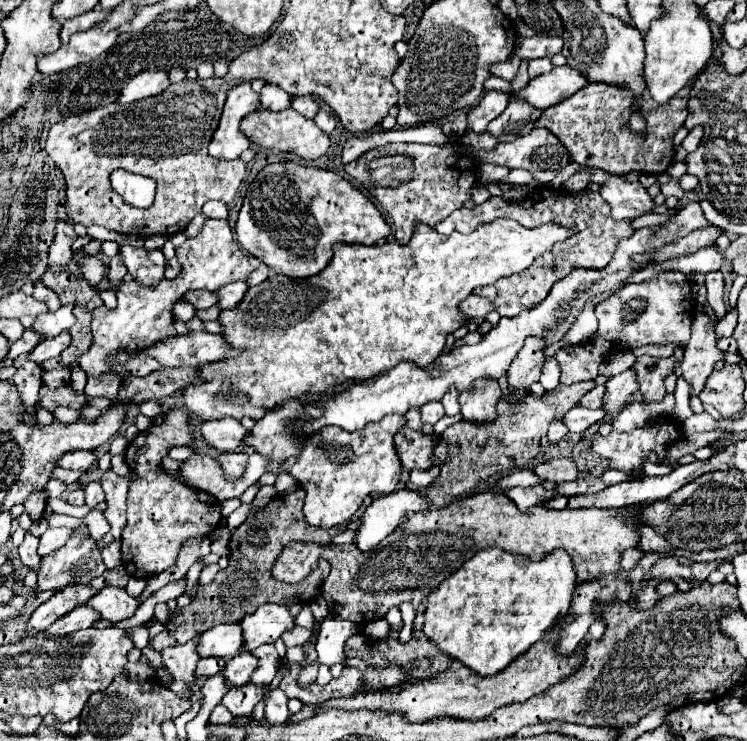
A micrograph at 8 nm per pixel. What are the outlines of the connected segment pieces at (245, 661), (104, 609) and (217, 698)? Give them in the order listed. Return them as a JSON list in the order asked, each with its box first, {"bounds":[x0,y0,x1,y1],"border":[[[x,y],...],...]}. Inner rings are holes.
[{"bounds":[220,651,258,687],"border":[[[242,651],[236,657],[228,659],[228,663],[220,671],[220,675],[226,683],[238,687],[238,685],[244,685],[250,681],[250,673],[256,669],[256,665],[258,665],[258,659],[252,657],[248,651]]]},{"bounds":[86,587,138,623],"border":[[[104,587],[86,605],[94,607],[102,615],[102,619],[106,619],[110,623],[118,623],[118,621],[130,619],[136,613],[136,609],[138,609],[136,599],[132,599],[120,587]]]},{"bounds":[202,675,228,711],"border":[[[212,675],[206,683],[204,683],[204,687],[202,687],[202,695],[204,695],[204,709],[206,711],[212,711],[220,701],[222,701],[222,697],[228,693],[228,689],[226,689],[226,685],[224,685],[224,681],[220,679],[220,675]]]}]

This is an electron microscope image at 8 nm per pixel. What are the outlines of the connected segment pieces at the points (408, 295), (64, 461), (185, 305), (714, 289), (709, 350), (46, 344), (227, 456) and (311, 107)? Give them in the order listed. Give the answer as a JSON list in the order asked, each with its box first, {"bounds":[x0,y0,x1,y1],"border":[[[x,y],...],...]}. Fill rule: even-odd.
[{"bounds":[184,219,576,421],"border":[[[494,219],[478,225],[468,235],[440,235],[424,223],[416,223],[412,239],[406,245],[396,241],[370,247],[336,243],[330,265],[318,275],[306,279],[270,275],[264,283],[248,289],[240,307],[220,313],[228,341],[244,351],[238,357],[218,361],[210,369],[206,383],[184,389],[184,405],[204,421],[222,417],[260,419],[274,405],[290,397],[300,397],[308,391],[326,391],[348,379],[374,377],[402,361],[414,361],[426,367],[442,353],[446,337],[468,323],[468,317],[460,313],[460,303],[476,287],[490,285],[512,273],[522,273],[538,255],[550,251],[554,243],[568,239],[572,233],[576,231],[558,223],[526,229],[510,219]]]},{"bounds":[60,451,96,471],"border":[[[70,451],[60,459],[60,467],[64,469],[78,469],[78,471],[86,471],[92,463],[96,461],[96,451]]]},{"bounds":[174,301,196,321],"border":[[[178,301],[174,307],[176,319],[182,319],[182,321],[190,321],[194,317],[194,313],[196,313],[196,309],[188,301]]]},{"bounds":[706,271,726,317],"border":[[[712,271],[706,273],[706,289],[708,289],[708,305],[714,309],[716,317],[724,317],[726,315],[726,305],[722,301],[724,295],[724,275],[720,271]]]},{"bounds":[680,315,726,397],"border":[[[694,315],[692,337],[684,347],[684,357],[680,361],[682,377],[690,383],[690,397],[698,395],[704,389],[706,379],[714,371],[718,361],[726,361],[724,353],[716,347],[714,341],[714,323],[708,315]]]},{"bounds":[30,331,70,363],"border":[[[62,331],[62,335],[56,335],[52,339],[40,341],[38,347],[30,353],[30,359],[36,359],[38,363],[44,363],[48,359],[58,357],[68,345],[70,345],[70,333],[68,331]]]},{"bounds":[216,453,246,481],"border":[[[224,453],[224,455],[218,455],[216,461],[220,463],[222,467],[222,473],[228,481],[234,481],[238,479],[242,473],[244,473],[244,467],[246,467],[246,455],[242,453]]]},{"bounds":[290,95,318,117],"border":[[[302,95],[302,97],[294,97],[292,99],[292,103],[290,103],[290,107],[294,109],[294,111],[298,111],[300,115],[304,115],[304,117],[314,117],[314,113],[318,111],[318,103],[310,97],[310,95]]]}]

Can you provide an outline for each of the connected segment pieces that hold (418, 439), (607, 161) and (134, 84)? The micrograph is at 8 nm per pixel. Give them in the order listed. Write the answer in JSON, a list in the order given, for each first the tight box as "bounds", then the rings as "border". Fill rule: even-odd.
[{"bounds":[396,427,442,471],"border":[[[402,427],[402,431],[396,435],[396,451],[402,461],[404,471],[416,469],[430,469],[434,465],[442,465],[442,461],[432,459],[434,449],[440,443],[440,435],[436,433],[424,433],[414,431],[410,427]],[[406,431],[406,433],[402,433]]]},{"bounds":[534,79,696,175],"border":[[[692,79],[674,99],[670,99],[666,107],[654,103],[648,91],[642,95],[642,117],[646,119],[646,131],[642,131],[642,135],[634,135],[634,131],[630,131],[630,115],[626,113],[626,101],[634,103],[634,99],[630,99],[630,91],[610,87],[608,83],[586,85],[572,97],[548,107],[534,125],[550,129],[568,149],[570,161],[578,165],[600,167],[616,175],[626,175],[630,171],[662,175],[674,161],[672,137],[686,121],[688,99],[694,81],[696,79]]]},{"bounds":[118,71,168,103],"border":[[[142,71],[134,79],[128,79],[124,89],[120,91],[118,103],[134,103],[146,97],[160,95],[168,85],[168,71]]]}]

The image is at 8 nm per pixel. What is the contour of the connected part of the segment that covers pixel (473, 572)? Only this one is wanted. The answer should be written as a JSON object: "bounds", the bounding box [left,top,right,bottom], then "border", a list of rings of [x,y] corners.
{"bounds":[424,549,576,675],"border":[[[482,549],[428,595],[424,633],[474,673],[496,675],[568,613],[576,581],[564,549],[554,549],[540,561],[502,549]]]}

